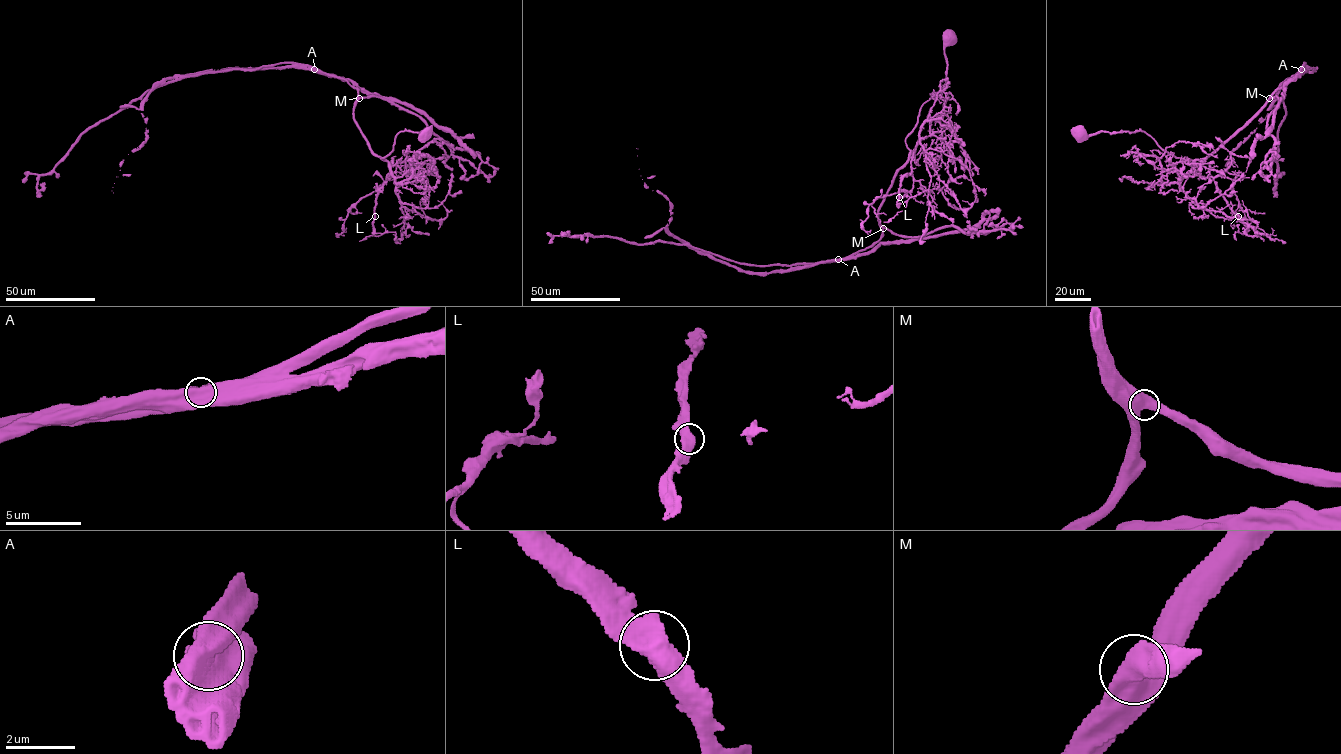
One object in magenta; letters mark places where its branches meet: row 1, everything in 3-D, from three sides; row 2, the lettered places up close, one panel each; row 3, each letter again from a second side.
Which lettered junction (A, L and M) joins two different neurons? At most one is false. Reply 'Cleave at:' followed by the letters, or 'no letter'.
Cleave at: A

